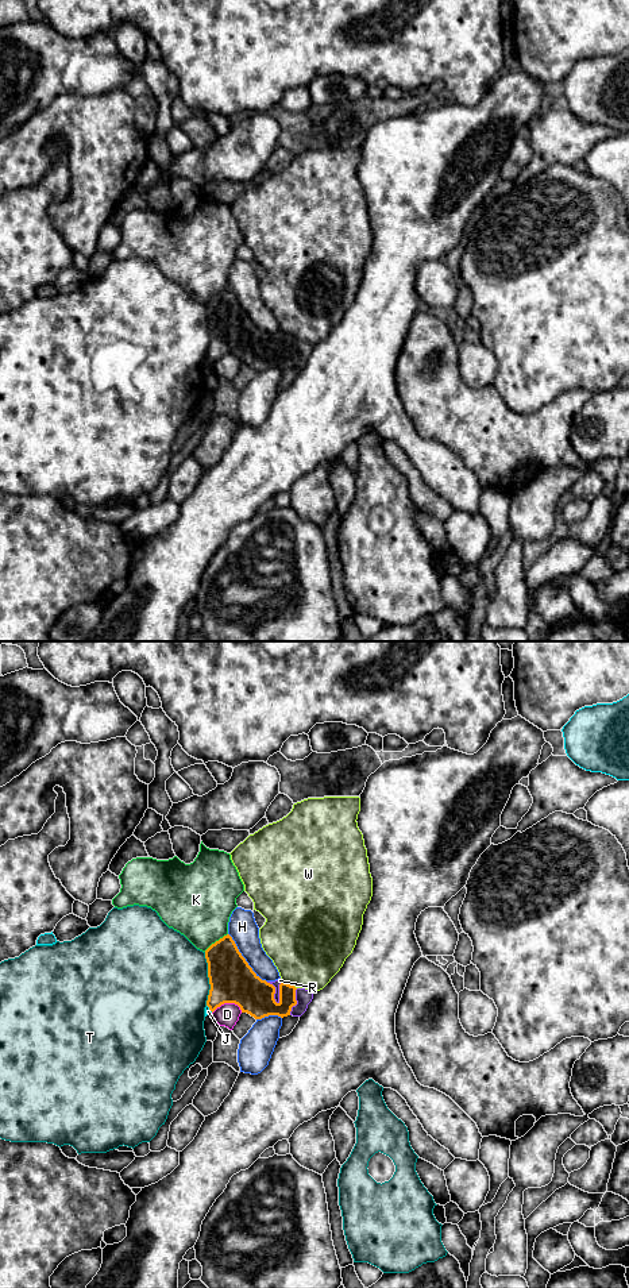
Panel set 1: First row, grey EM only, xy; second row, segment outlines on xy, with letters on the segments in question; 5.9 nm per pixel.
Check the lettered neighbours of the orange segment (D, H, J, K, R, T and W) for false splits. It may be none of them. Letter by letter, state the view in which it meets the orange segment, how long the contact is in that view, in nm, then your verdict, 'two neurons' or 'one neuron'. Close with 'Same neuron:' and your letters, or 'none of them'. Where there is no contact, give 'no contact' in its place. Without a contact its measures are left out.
D: contact in xy; length 180 nm; two neurons
H: contact in xy; length 380 nm; two neurons
J: contact in xy; length 60 nm; two neurons
K: contact in xy; length 180 nm; two neurons
R: contact in xy; length 150 nm; one neuron
T: contact in xy; length 320 nm; two neurons
W: contact in xy; length 80 nm; two neurons
Same neuron: R

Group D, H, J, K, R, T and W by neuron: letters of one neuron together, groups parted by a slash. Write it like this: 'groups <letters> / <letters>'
groups D / H / J / K / R / T / W

